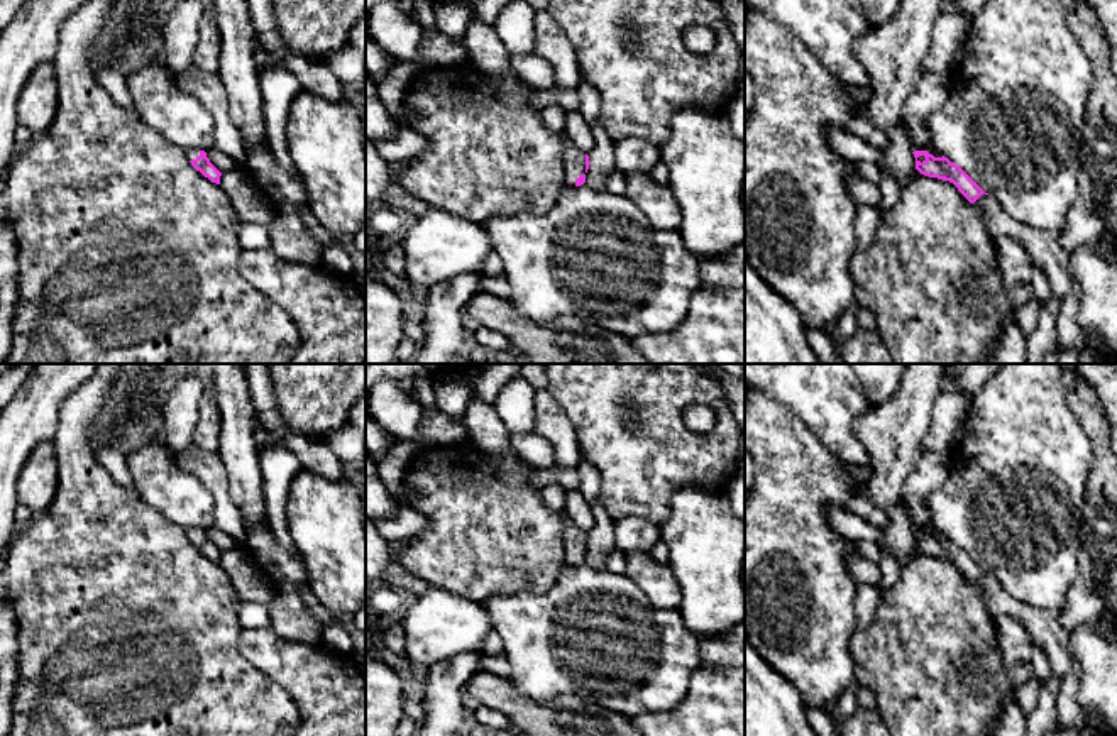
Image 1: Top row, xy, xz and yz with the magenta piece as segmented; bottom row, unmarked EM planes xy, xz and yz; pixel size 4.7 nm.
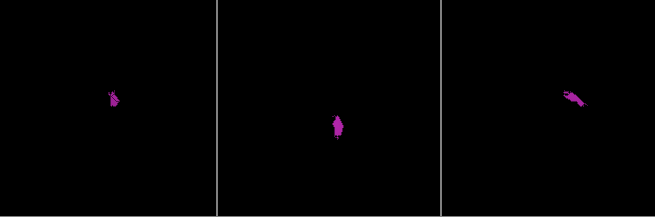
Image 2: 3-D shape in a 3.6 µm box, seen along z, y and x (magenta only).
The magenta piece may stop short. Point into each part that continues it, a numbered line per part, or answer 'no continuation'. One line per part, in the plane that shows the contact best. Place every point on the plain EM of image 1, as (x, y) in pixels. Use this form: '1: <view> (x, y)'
1: xz (574, 538)
2: yz (1045, 628)

